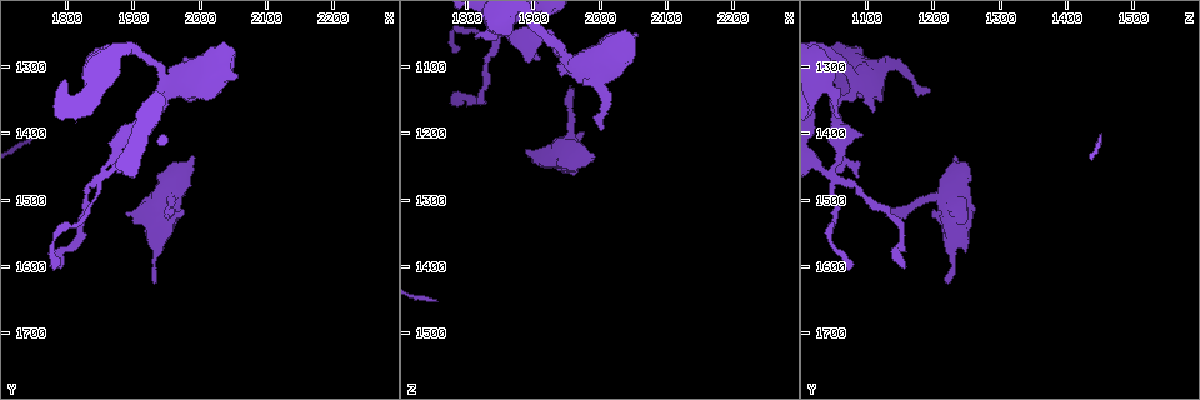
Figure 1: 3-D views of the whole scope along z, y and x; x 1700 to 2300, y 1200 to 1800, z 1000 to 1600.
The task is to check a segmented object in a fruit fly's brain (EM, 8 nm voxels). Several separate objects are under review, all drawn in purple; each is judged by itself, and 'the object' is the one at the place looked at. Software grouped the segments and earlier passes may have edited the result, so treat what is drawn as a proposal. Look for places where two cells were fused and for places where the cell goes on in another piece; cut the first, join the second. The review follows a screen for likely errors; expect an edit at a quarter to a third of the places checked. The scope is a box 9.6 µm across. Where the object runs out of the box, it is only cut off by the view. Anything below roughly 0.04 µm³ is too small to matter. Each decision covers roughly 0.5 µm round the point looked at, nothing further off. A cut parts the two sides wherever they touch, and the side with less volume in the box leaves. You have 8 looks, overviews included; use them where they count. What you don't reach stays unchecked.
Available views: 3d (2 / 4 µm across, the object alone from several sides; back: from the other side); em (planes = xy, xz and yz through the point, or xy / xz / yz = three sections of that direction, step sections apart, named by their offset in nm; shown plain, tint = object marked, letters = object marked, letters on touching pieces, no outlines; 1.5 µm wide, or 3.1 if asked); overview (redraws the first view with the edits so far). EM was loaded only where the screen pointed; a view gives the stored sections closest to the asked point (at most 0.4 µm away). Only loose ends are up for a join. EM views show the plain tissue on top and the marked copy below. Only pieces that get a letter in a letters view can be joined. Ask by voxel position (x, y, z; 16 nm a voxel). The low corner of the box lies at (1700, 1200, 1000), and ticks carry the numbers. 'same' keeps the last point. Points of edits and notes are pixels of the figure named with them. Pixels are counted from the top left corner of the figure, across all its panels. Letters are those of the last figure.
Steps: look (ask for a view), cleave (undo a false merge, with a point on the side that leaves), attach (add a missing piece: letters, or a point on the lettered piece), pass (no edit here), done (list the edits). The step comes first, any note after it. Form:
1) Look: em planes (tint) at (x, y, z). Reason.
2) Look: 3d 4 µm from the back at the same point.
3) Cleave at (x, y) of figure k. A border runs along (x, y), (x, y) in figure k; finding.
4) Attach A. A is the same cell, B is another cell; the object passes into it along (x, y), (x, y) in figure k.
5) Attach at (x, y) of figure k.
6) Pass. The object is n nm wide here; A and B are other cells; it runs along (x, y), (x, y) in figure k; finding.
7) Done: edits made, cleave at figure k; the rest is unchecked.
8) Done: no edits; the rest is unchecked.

Look: em xz step 8 (tint) at (1860, 1455, 1045). Thin neck.

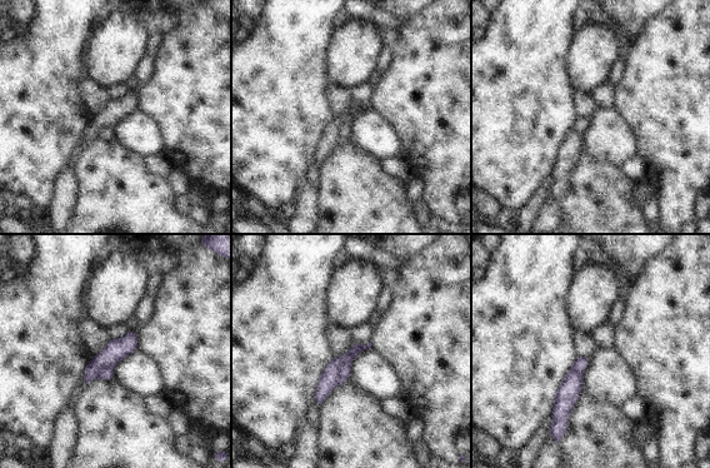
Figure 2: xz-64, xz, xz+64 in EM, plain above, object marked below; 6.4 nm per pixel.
Look: em planes (letters) at the same point. Cut it another way.

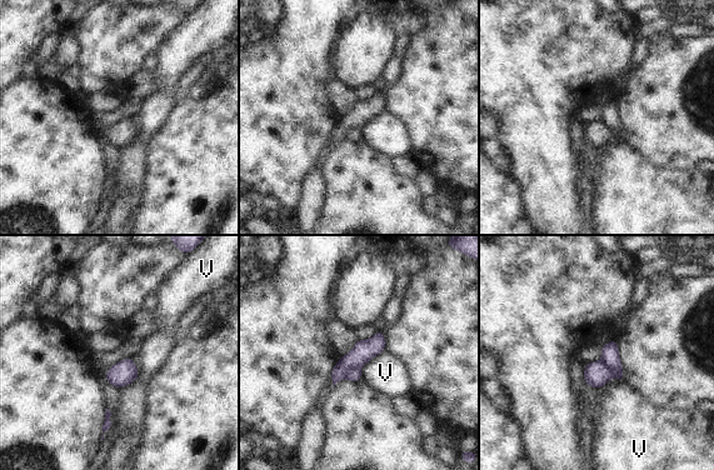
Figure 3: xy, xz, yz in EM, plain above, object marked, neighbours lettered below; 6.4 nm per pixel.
Cleave at (364, 350) of figure 3. V is another cell; a border runs along (360, 366), (353, 366), (344, 376) in figure 3; two cells meet here.

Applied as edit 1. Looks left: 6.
Look: overview. Redraw.

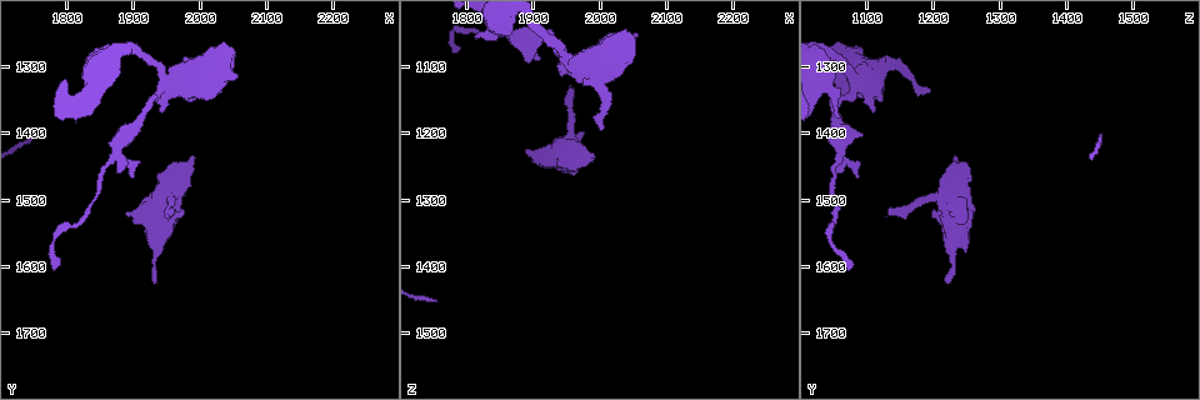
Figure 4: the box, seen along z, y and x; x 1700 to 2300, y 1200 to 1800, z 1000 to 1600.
Look: 3d 2 µm at (1965, 1515, 1135). An open end.

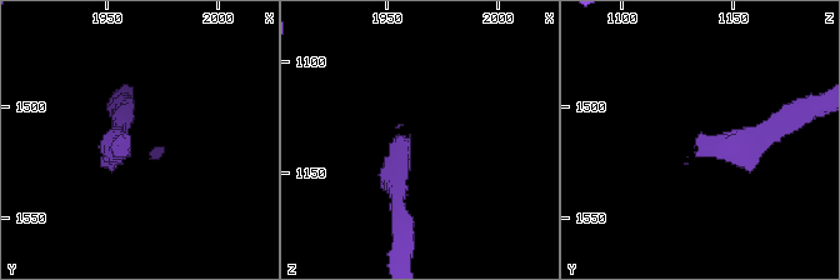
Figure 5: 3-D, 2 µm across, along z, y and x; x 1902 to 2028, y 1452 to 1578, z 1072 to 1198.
Look: em planes (letters) at (1960, 1513, 1134). Shape alone is not enough.

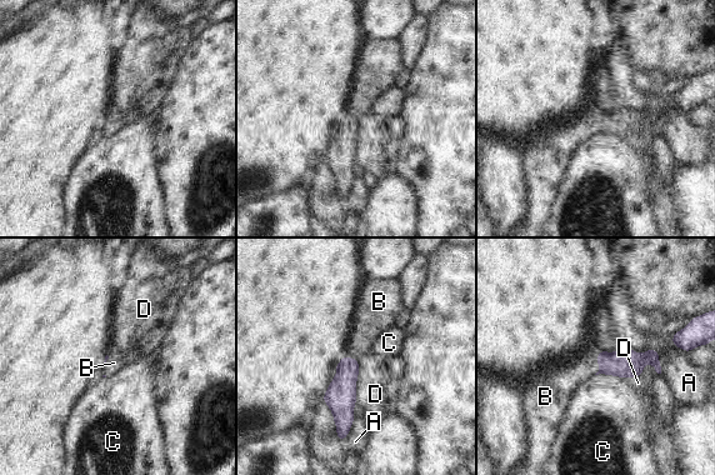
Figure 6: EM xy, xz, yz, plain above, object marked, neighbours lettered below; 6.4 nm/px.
Attach B. B is the same cell, A, C and D are other cells; the object passes into it along (626, 363), (598, 361), (563, 378) in figure 6; the cell continues.

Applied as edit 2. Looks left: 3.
Done: edits made, cleave at figure 3, attach at figure 6; the rest is unchecked.

